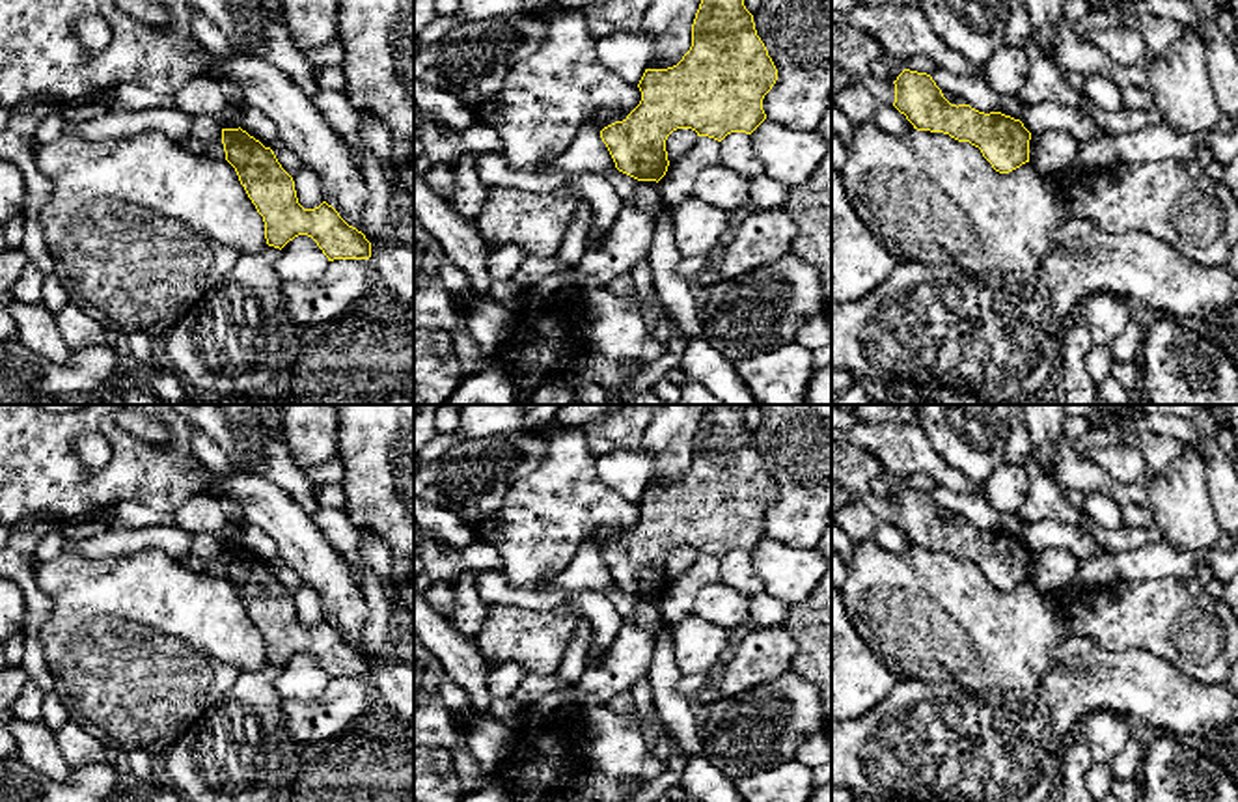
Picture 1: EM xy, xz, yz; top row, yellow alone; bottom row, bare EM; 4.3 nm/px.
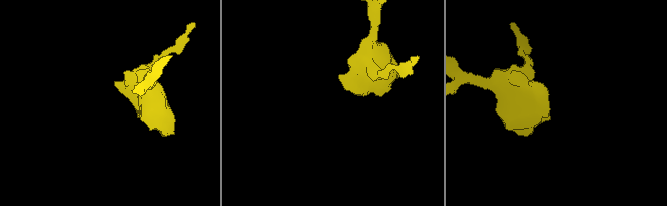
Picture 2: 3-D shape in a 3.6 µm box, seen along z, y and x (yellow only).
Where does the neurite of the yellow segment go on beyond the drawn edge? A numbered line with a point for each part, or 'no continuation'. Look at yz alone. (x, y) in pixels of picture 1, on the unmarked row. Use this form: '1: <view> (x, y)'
no continuation

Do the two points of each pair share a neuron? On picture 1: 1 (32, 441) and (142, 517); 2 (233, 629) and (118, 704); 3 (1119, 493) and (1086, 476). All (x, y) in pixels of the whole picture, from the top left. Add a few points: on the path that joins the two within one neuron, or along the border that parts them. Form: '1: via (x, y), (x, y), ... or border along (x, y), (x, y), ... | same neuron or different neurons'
1: border along (163, 513), (137, 502), (116, 502), (103, 515) | different neurons
2: via (206, 636), (185, 636), (146, 676) | same neuron
3: via (1112, 487), (1093, 478) | same neuron

